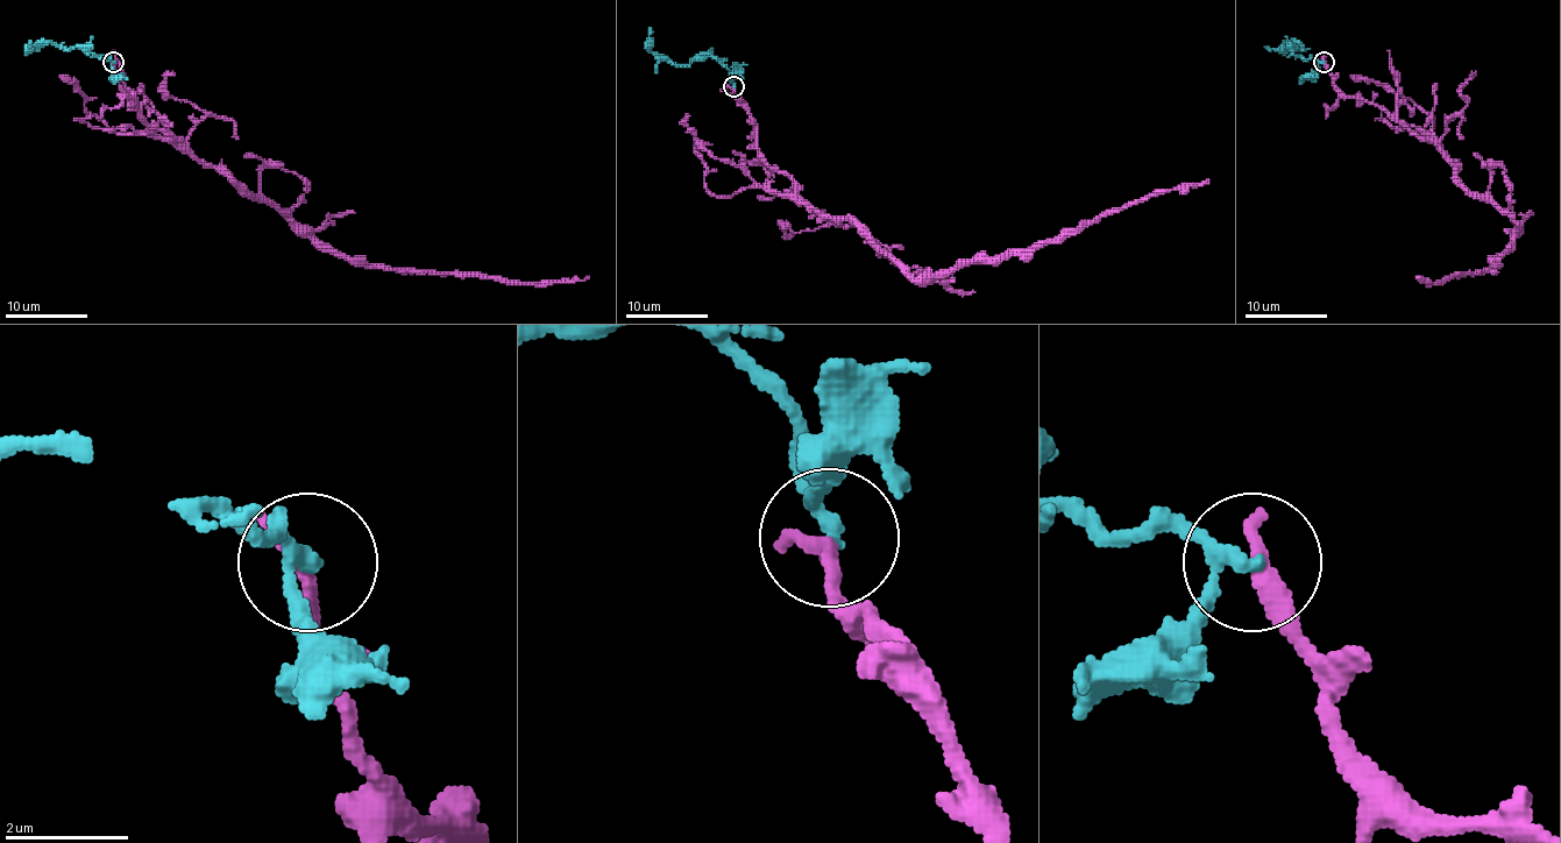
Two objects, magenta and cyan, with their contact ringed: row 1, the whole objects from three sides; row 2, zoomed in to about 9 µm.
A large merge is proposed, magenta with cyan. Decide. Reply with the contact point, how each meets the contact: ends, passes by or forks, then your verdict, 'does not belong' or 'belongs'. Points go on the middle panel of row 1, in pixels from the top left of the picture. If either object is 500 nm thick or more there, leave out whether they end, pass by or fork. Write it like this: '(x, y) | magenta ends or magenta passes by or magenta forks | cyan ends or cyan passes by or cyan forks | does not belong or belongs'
(733, 86) | magenta ends | cyan passes by | does not belong

